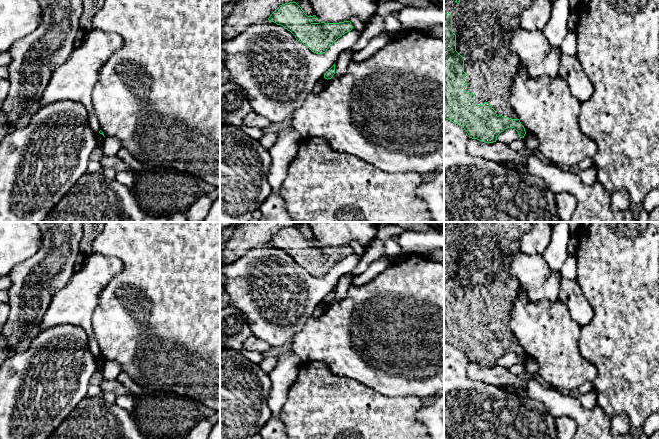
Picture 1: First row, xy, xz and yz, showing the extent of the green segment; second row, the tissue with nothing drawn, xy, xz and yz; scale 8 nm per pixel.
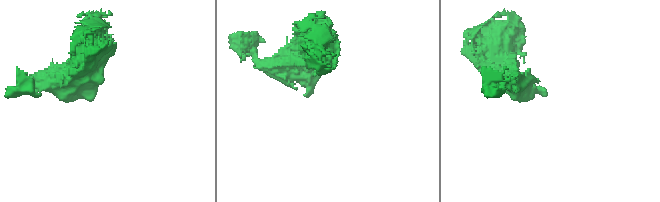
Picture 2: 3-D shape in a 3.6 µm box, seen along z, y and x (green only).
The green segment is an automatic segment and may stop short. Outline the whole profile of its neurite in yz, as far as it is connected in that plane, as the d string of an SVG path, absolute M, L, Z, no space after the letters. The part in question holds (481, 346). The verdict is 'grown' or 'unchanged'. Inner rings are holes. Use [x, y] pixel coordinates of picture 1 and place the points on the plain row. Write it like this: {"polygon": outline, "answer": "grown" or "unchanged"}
{"polygon": "M444 222L444 342L461 350L468 357L469 362L477 363L485 367L493 367L496 366L497 360L507 352L514 352L518 356L520 362L524 362L526 358L524 350L521 348L520 344L518 343L511 329L511 319L510 319L511 308L519 286L518 286L518 281L511 276L510 268L511 268L512 258L516 253L519 252L520 238L524 233L530 230L531 226L532 226L531 222L523 222L523 223L513 222L511 226L508 224L508 222L471 222L469 224L466 224L465 222Z", "answer": "grown"}

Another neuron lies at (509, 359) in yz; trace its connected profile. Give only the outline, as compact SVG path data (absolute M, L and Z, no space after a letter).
M507 352L497 360L496 365L509 369L519 362L518 356L514 352Z

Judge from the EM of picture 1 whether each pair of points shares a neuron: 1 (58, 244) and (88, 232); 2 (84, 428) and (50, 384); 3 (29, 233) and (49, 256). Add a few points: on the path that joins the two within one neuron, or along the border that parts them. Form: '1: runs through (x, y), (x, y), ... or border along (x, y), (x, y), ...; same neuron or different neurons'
1: border along (83, 232), (81, 238); different neurons
2: border along (87, 396), (55, 428); different neurons
3: border along (42, 232), (40, 248), (22, 261); different neurons

